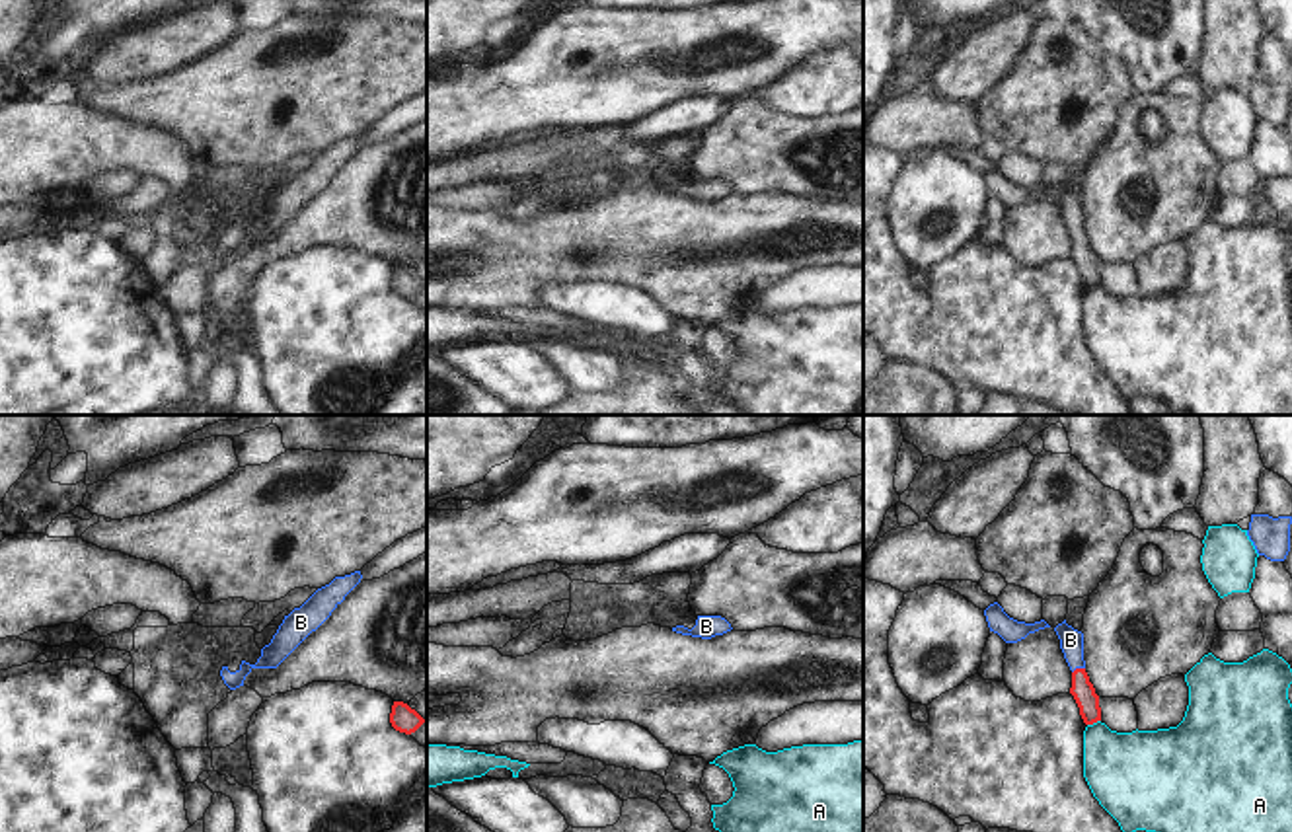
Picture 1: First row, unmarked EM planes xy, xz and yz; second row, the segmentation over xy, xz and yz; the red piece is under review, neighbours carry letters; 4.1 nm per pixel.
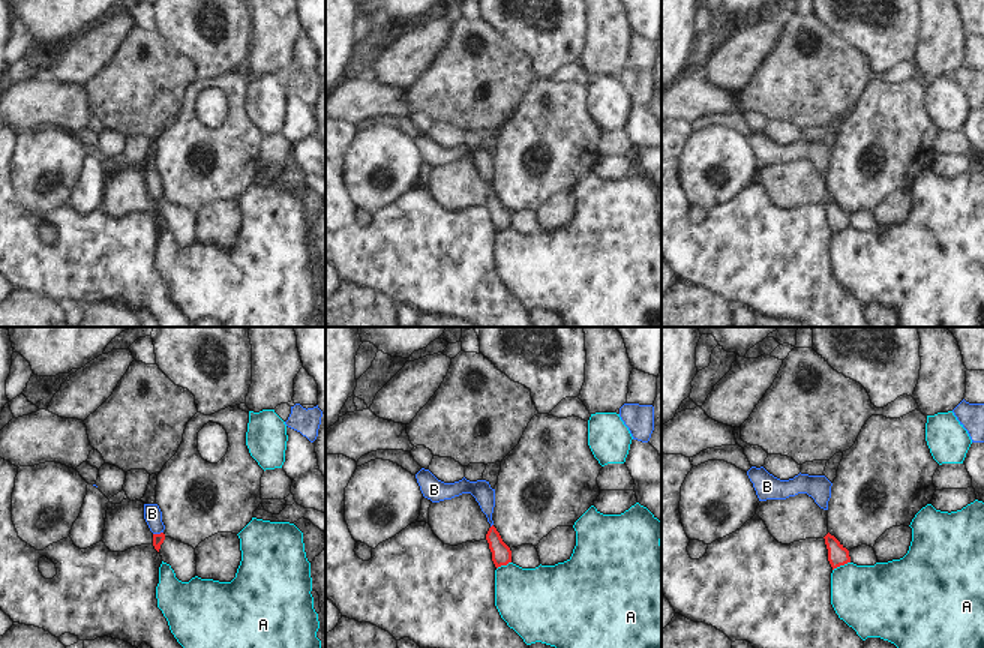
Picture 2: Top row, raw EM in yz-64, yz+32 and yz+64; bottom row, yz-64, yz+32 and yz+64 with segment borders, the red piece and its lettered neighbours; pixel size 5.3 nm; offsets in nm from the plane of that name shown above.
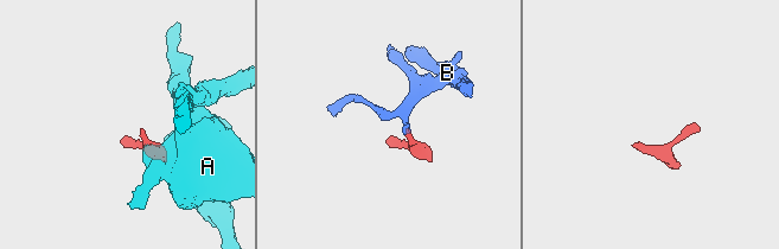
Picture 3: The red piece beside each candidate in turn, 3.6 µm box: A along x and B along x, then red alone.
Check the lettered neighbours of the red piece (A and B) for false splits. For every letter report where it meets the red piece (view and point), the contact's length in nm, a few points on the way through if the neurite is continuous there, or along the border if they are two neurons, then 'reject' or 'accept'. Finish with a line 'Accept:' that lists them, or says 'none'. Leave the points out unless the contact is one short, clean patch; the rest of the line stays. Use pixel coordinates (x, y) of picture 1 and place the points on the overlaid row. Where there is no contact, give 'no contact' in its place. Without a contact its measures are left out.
A: yz (1094, 721) | 60 nm | reject
B: yz (1078, 669) | 60 nm | across yz (1082, 690), (1078, 669), (1070, 640) | accept
Accept: B

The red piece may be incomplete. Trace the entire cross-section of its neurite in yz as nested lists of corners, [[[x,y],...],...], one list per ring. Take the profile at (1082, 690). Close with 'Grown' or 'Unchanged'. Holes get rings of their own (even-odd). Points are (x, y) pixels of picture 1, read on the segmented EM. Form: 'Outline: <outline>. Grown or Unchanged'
Outline: [[[1066,620],[1058,624],[1054,631],[1060,639],[1064,659],[1072,670],[1070,694],[1074,696],[1080,707],[1083,723],[1093,725],[1101,721],[1101,707],[1099,707],[1099,696],[1095,694],[1095,688],[1085,672],[1083,633],[1068,625]]]. Grown

